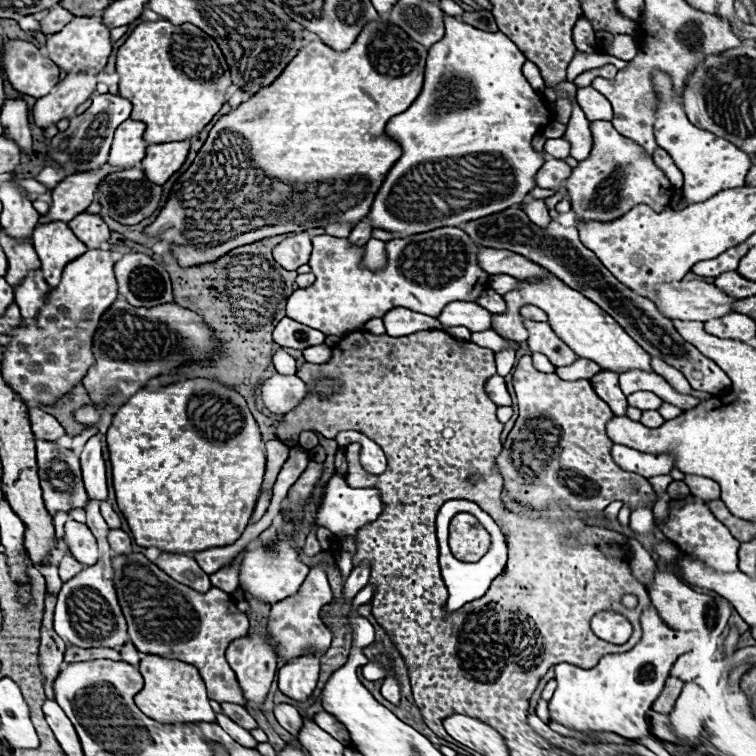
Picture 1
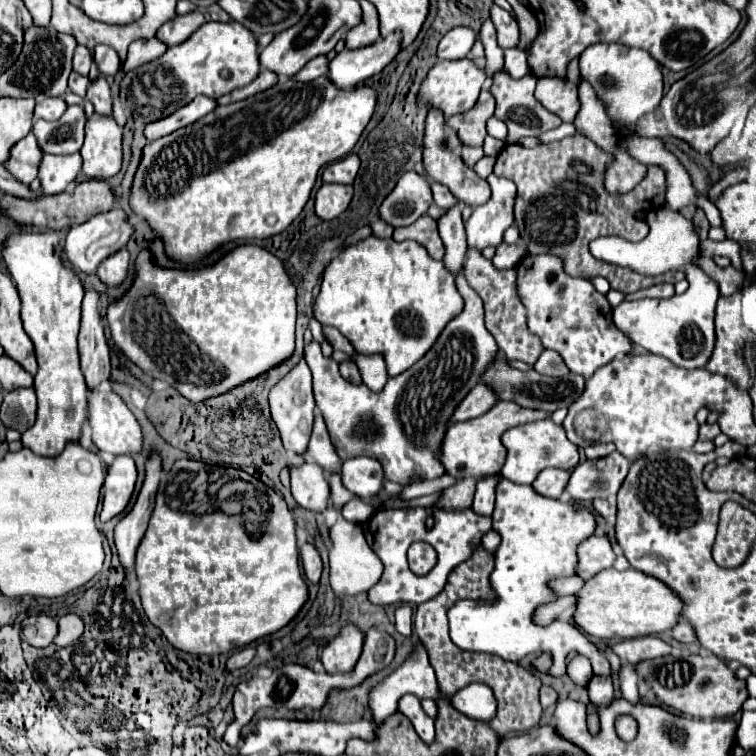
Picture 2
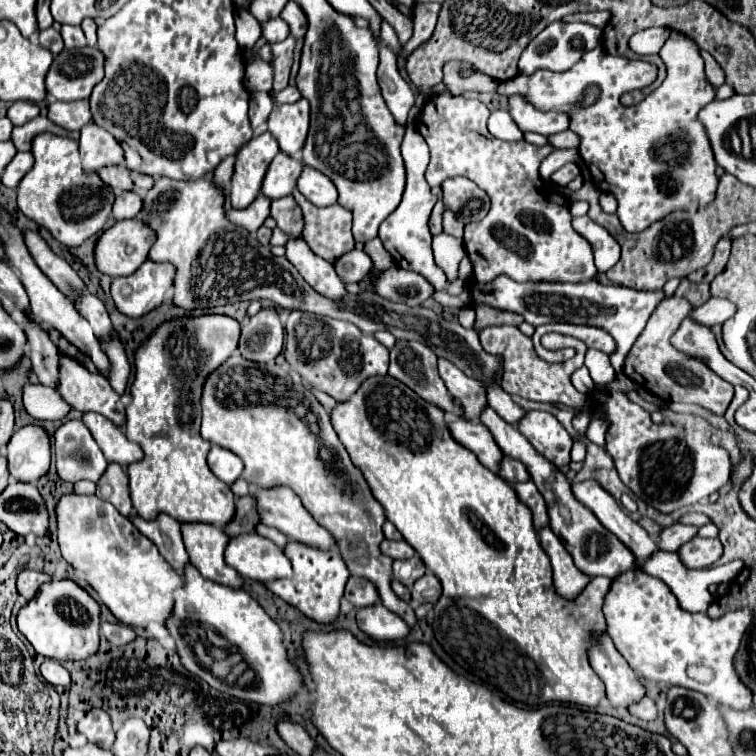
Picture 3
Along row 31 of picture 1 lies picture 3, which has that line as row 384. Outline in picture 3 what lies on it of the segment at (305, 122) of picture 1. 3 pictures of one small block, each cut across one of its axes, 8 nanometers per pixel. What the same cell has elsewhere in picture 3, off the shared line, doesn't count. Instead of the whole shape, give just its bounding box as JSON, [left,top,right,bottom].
[330,376,612,708]

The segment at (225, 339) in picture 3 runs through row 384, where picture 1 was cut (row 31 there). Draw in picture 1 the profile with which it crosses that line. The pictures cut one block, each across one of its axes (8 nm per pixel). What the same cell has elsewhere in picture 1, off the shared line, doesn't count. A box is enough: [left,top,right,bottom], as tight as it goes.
[118,20,230,144]

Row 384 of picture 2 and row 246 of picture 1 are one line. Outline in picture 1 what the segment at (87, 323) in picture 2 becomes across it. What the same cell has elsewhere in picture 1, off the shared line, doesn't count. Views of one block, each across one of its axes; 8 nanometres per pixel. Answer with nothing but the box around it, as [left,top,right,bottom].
[68,212,110,248]

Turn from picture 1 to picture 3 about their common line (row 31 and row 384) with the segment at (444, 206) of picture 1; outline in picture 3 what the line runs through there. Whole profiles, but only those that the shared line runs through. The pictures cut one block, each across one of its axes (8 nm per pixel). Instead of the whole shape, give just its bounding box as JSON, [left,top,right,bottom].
[438,358,486,422]

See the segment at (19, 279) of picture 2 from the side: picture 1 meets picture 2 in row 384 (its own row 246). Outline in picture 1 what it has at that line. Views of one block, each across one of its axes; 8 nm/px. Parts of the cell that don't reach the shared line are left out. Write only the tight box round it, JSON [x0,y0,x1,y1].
[34,220,88,288]

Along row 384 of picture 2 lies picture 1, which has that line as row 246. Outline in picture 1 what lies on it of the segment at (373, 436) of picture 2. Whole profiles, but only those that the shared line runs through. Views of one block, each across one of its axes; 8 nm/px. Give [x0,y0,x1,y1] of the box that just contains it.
[286,228,488,336]

